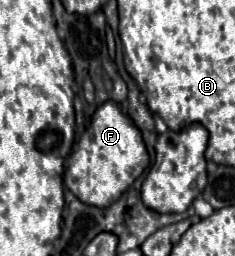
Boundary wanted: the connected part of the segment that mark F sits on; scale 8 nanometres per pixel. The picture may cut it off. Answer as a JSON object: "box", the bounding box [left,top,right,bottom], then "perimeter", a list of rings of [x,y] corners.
{"box":[64,100,150,208],"perimeter":[[[108,100],[92,114],[90,126],[84,130],[74,150],[66,158],[64,182],[68,190],[84,204],[106,208],[126,192],[126,188],[148,168],[148,164],[150,154],[140,128],[130,116],[122,114],[114,100]]]}

